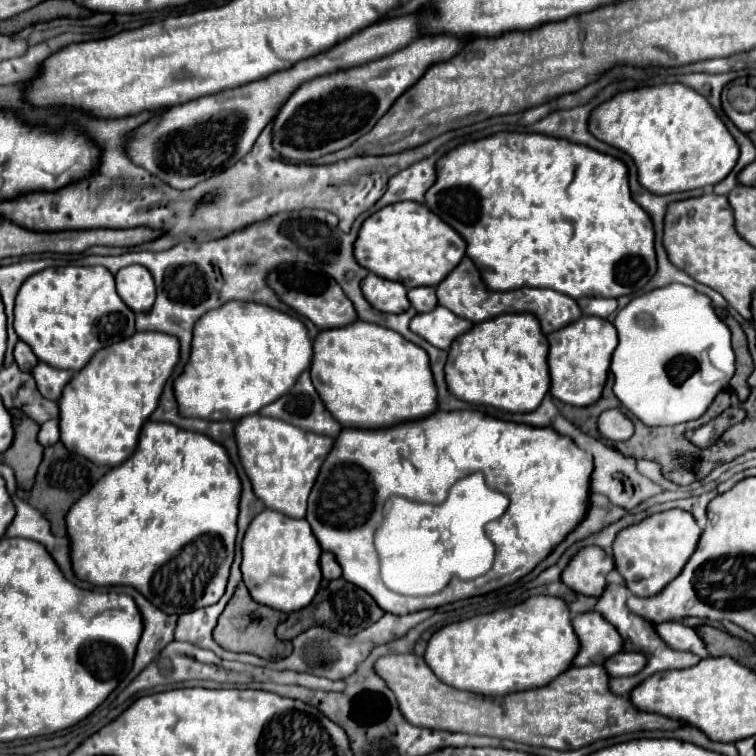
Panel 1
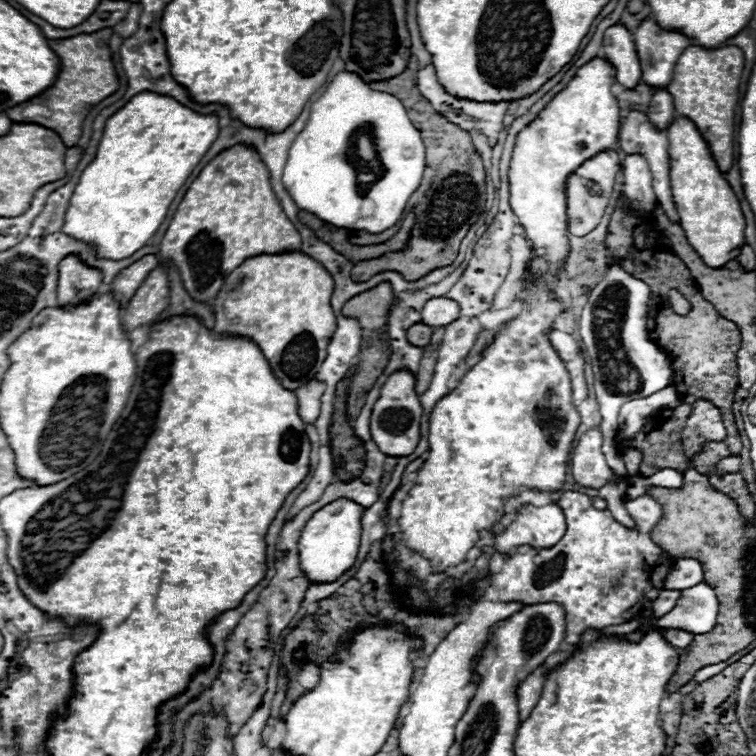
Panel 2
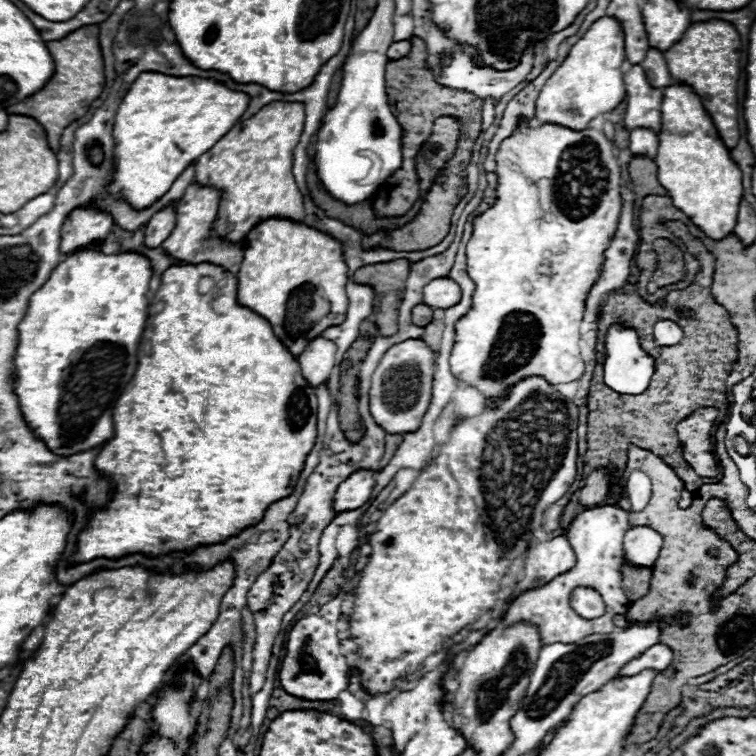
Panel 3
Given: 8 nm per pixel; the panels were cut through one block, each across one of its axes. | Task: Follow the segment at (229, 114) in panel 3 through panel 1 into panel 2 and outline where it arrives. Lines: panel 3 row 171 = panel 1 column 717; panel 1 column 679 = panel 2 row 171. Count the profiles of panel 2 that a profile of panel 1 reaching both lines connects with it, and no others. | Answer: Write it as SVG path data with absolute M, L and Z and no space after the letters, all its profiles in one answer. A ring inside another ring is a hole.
M140 92L106 120L96 158L72 192L62 232L92 244L98 258L124 260L132 256L156 234L174 196L216 136L218 117L214 114L202 116L168 96Z

